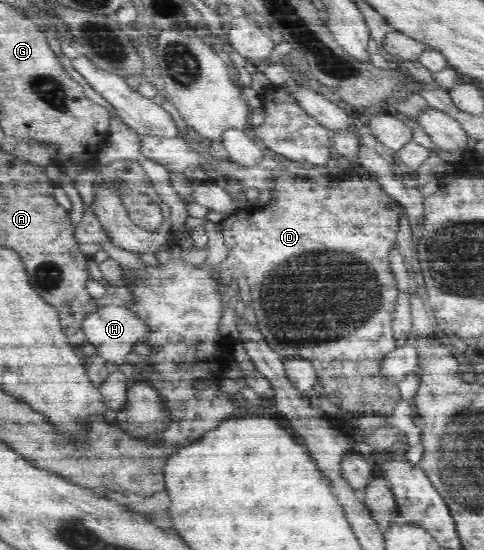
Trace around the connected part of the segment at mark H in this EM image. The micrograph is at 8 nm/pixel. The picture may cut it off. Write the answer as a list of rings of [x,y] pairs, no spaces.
[[[106,305],[89,312],[80,324],[87,342],[96,346],[109,366],[125,363],[126,352],[143,342],[148,331],[139,317],[121,306]]]

